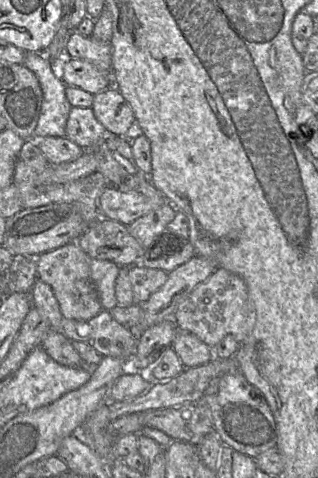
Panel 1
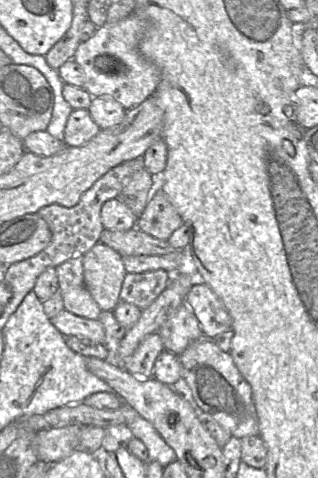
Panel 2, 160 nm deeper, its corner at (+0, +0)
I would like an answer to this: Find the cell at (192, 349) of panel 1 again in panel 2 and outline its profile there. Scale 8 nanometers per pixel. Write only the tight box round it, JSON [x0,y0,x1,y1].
[158,303,204,355]

